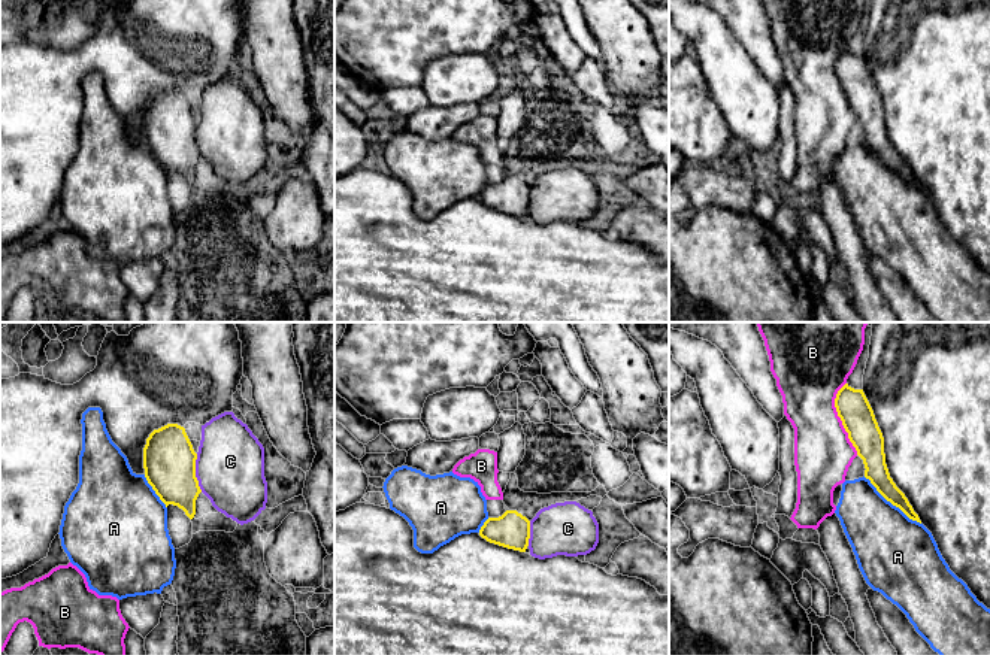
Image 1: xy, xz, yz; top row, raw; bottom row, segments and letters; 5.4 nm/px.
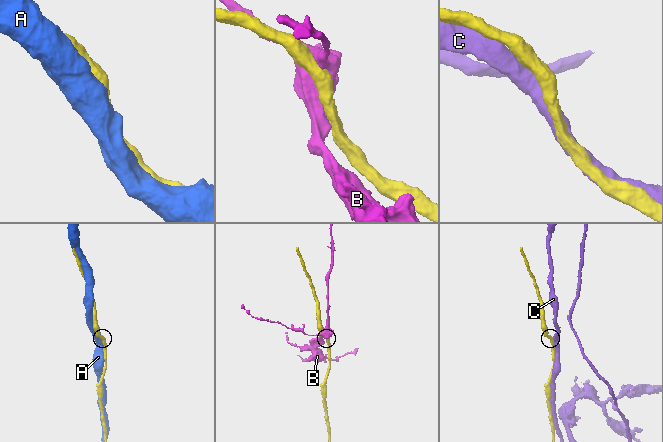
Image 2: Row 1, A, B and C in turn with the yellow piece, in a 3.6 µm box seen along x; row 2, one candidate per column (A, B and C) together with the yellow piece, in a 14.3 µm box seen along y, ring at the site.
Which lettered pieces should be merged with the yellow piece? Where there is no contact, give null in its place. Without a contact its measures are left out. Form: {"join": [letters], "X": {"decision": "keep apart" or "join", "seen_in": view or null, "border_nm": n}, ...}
{"join": ["A"], "A": {"decision": "join", "seen_in": "yz", "border_nm": 400}, "B": {"decision": "keep apart", "seen_in": "yz", "border_nm": 400}, "C": {"decision": "keep apart", "seen_in": "xy", "border_nm": 220}}

